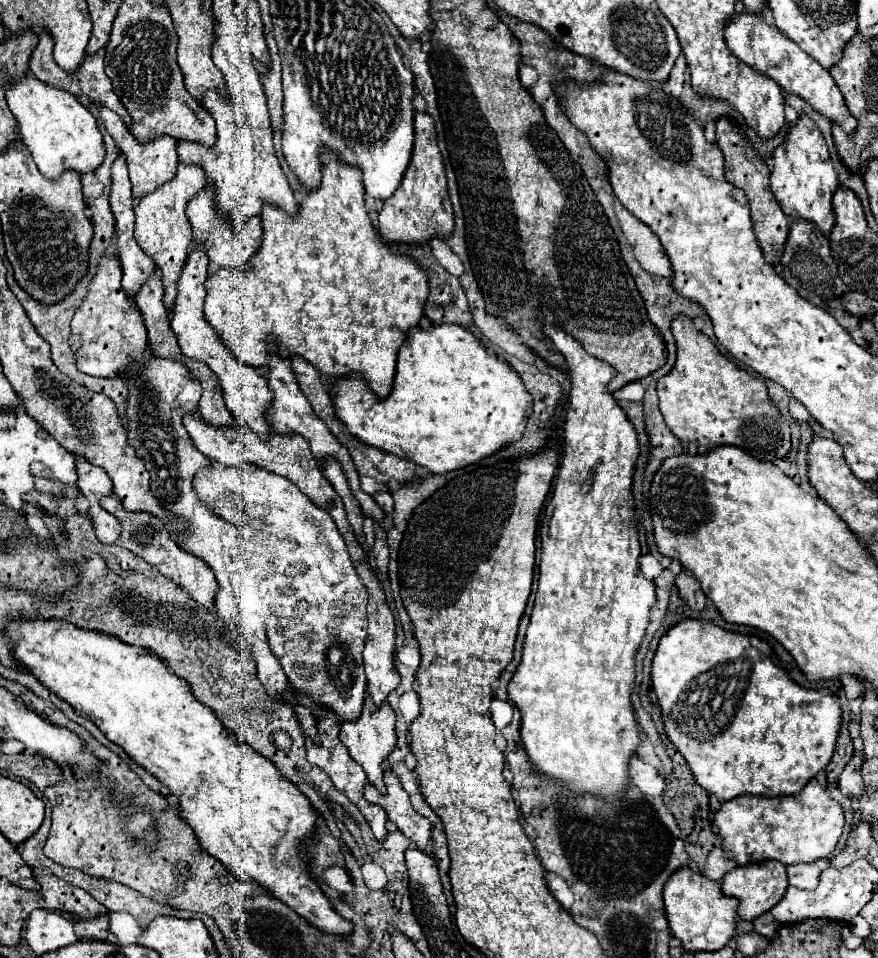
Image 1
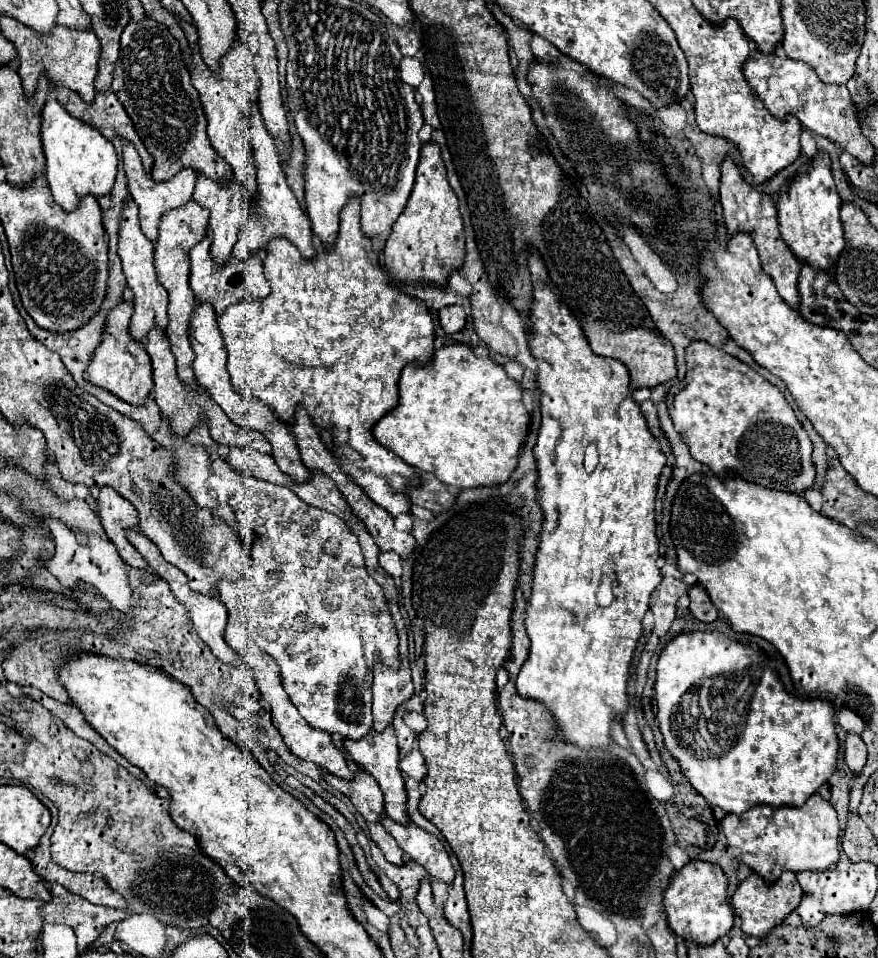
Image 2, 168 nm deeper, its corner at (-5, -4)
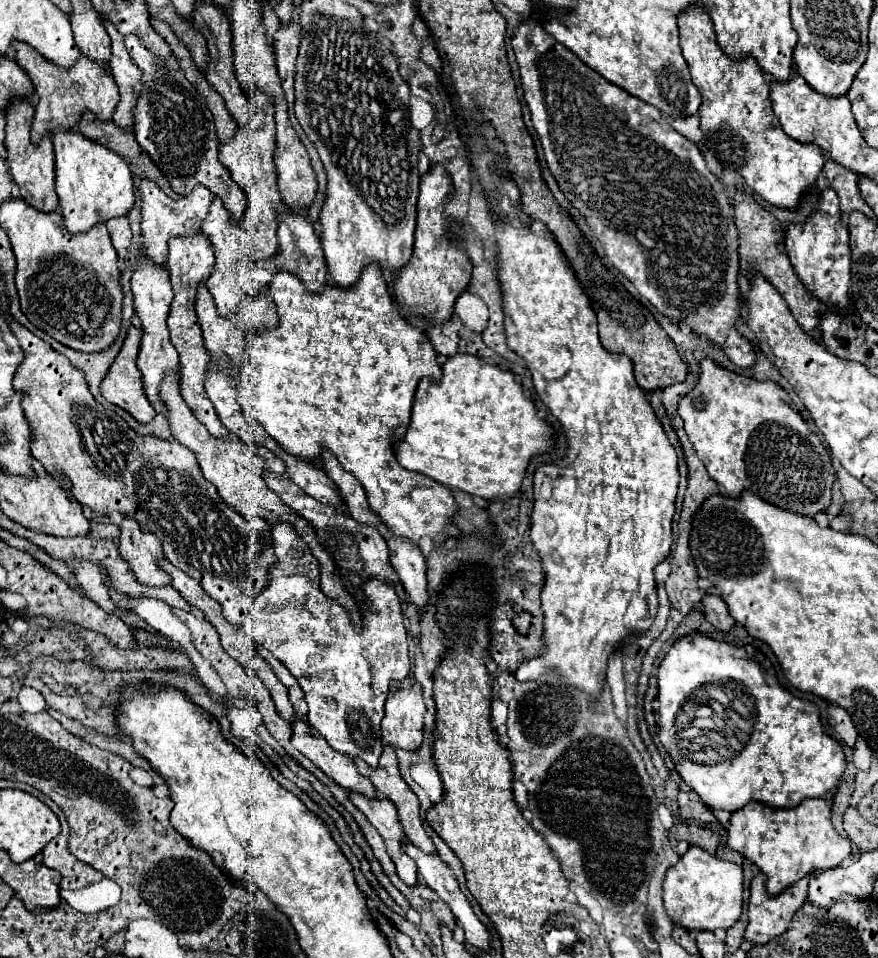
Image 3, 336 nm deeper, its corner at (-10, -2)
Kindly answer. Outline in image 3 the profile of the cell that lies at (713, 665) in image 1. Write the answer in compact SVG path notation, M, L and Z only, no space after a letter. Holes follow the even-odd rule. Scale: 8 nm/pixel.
M702 634L676 640L658 668L656 724L660 744L672 756L680 778L710 810L736 812L750 800L774 808L794 808L804 798L822 798L838 784L846 768L842 746L826 734L818 708L812 702L792 696L778 682L767 682L764 674L762 666L752 660L744 648Z

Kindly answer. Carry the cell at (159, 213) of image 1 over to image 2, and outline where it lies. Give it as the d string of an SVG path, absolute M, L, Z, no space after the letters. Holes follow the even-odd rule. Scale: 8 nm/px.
M189 200L187 204L165 212L159 220L159 236L155 240L155 254L153 254L157 280L169 292L169 324L167 324L165 332L171 342L171 350L177 358L177 372L179 372L181 380L187 382L189 386L197 386L193 370L191 370L193 350L187 340L189 316L191 316L191 308L195 304L195 294L191 292L191 286L189 286L189 248L193 244L197 244L203 238L203 234L207 232L207 220L209 220L207 208L203 208L195 200Z

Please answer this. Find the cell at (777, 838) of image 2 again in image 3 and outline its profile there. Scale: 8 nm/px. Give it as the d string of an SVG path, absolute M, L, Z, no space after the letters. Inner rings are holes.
M806 798L790 810L750 802L732 814L726 844L766 874L766 888L770 894L780 894L784 888L814 870L830 870L840 866L852 852L852 842L838 836L834 830L830 822L830 806L822 798Z

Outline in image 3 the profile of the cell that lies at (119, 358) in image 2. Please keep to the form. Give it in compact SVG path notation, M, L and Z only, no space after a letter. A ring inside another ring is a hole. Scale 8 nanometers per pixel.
M132 326L128 330L128 336L116 362L110 366L102 382L102 394L108 402L132 414L140 424L148 424L156 412L150 406L148 398L144 396L142 374L136 368L138 350L140 350L140 330Z

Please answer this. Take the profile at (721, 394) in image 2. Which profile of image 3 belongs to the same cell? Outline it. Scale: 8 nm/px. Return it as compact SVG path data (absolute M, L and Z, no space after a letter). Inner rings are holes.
M704 358L700 382L680 400L678 414L710 478L724 486L730 498L750 490L772 506L808 518L830 506L836 478L830 454L776 382L742 378Z

